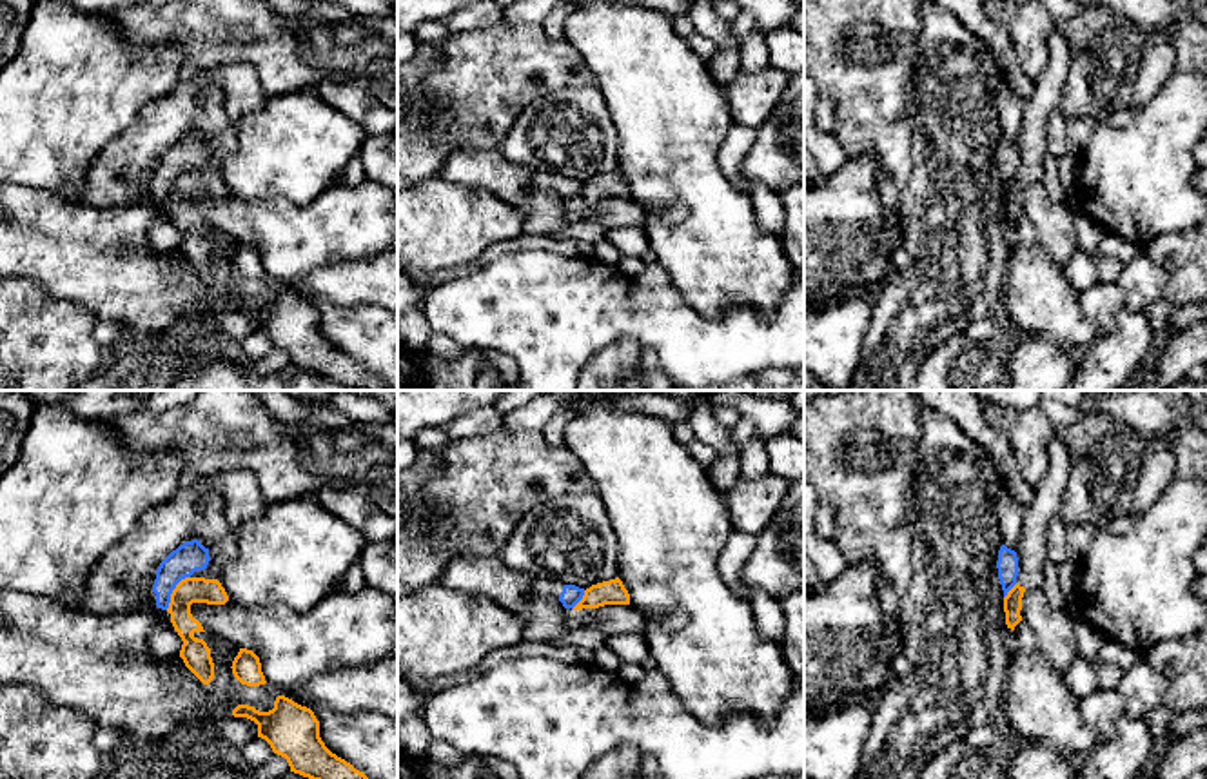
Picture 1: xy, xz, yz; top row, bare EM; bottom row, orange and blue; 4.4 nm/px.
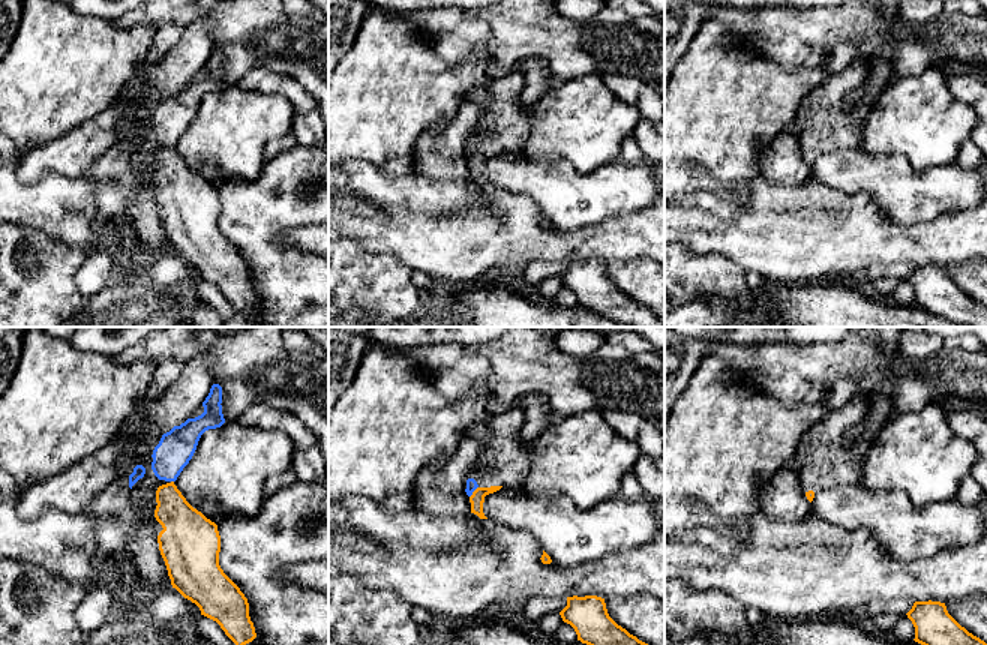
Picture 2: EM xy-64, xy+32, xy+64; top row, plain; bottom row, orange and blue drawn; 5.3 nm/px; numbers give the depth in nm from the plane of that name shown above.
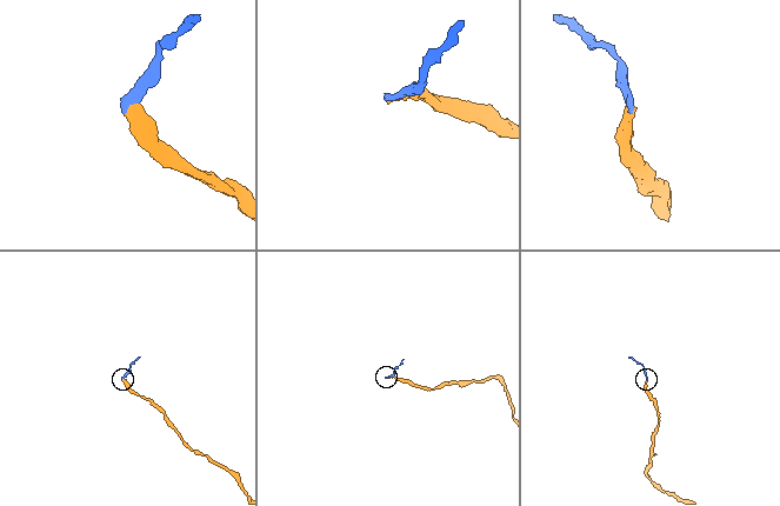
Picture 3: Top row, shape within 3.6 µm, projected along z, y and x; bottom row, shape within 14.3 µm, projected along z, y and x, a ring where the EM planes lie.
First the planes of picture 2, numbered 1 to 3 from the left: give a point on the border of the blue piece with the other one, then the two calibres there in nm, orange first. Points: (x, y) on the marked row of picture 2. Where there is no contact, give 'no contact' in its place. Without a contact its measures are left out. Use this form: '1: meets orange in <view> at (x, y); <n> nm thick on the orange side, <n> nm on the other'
1: no contact
2: meets orange in xy+32 at (473, 492); 80 nm thick on the orange side, 60 nm on the other
3: no contact

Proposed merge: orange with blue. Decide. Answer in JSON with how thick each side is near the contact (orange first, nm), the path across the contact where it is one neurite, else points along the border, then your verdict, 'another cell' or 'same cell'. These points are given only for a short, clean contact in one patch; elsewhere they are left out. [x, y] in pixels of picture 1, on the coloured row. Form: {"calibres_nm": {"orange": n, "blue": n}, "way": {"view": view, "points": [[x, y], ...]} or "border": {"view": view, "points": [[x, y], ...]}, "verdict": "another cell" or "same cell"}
{"calibres_nm": {"orange": 120, "blue": 140}, "border": {"view": "xy", "points": [[189, 576], [176, 585], [166, 609]]}, "verdict": "another cell"}

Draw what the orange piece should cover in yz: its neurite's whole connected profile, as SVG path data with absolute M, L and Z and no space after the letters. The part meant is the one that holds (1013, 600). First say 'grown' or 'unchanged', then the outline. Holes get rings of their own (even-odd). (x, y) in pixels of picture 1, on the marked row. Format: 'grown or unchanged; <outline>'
grown; M1055 427L1047 443L1049 467L1033 487L1029 503L1022 508L1022 534L1016 547L1018 576L1016 585L1004 597L1007 628L1022 621L1022 597L1025 590L1040 588L1045 581L1044 565L1047 559L1047 528L1065 496L1071 476L1071 454Z

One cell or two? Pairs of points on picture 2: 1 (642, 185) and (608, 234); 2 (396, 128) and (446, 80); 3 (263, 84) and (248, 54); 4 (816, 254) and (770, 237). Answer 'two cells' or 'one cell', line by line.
1: two cells
2: one cell
3: two cells
4: one cell

